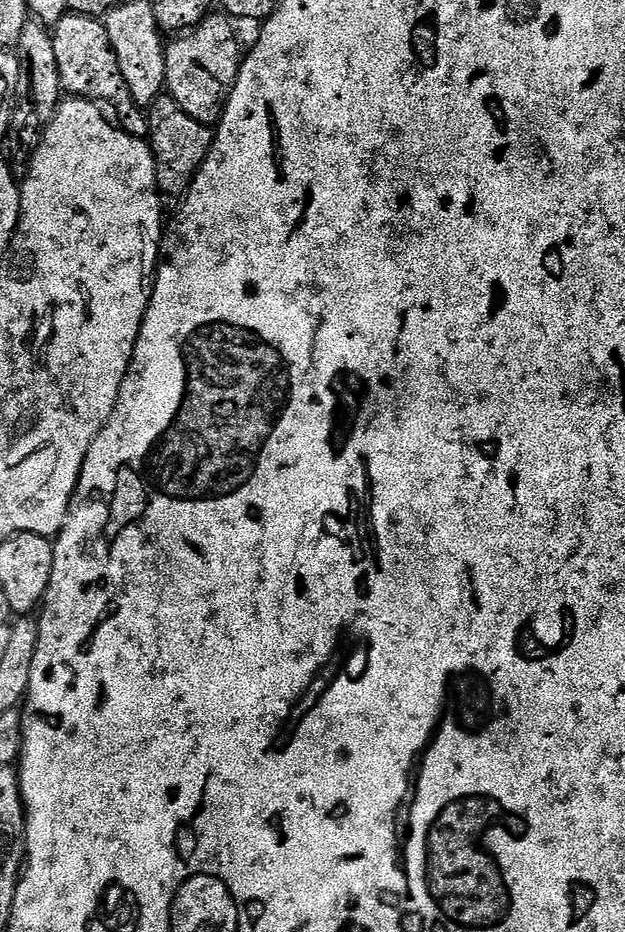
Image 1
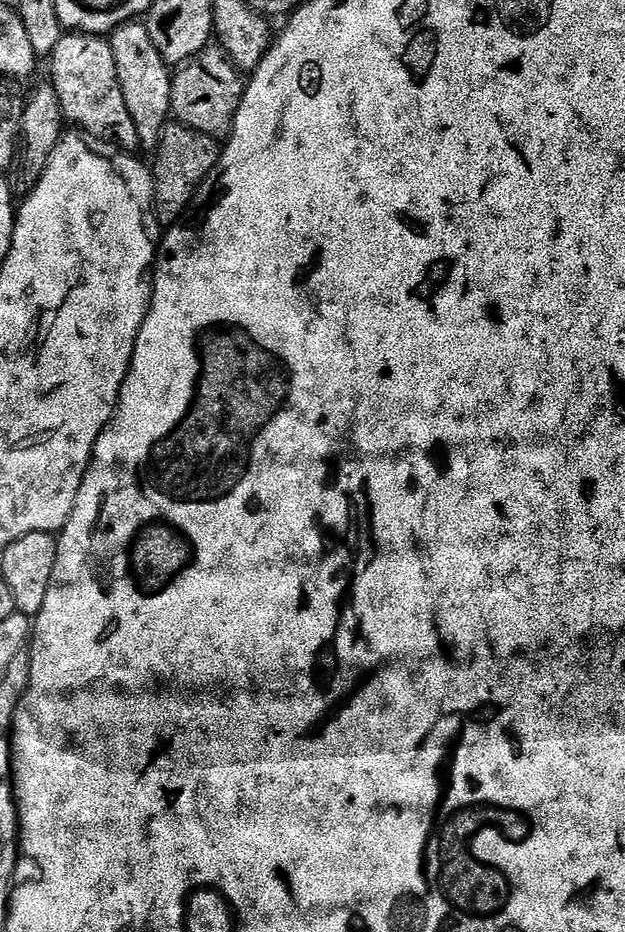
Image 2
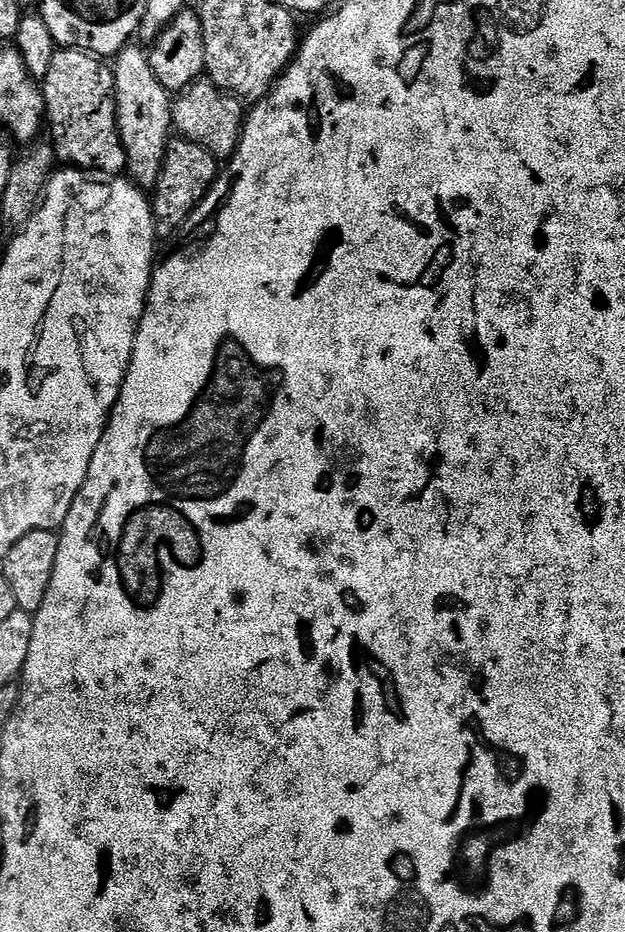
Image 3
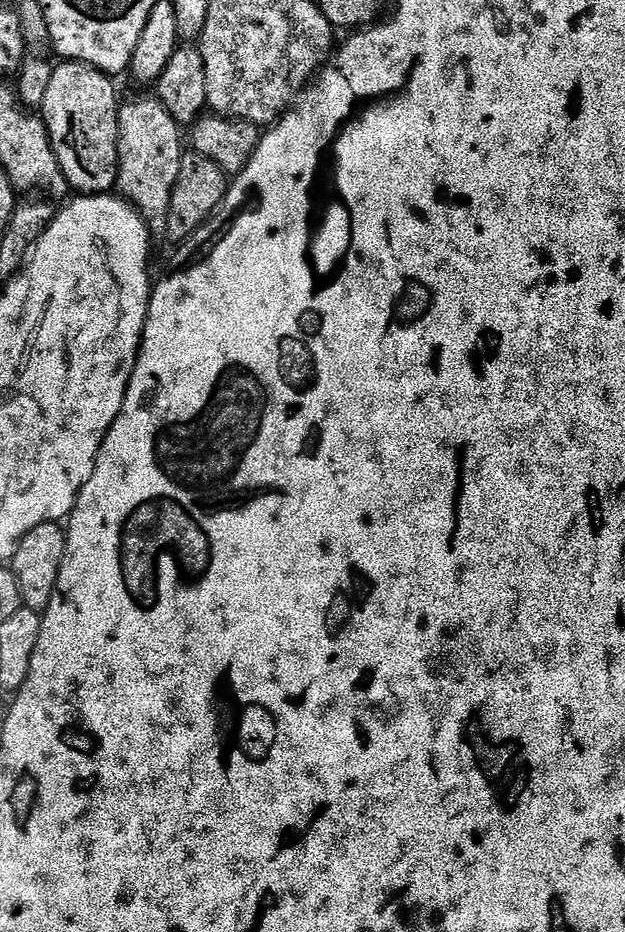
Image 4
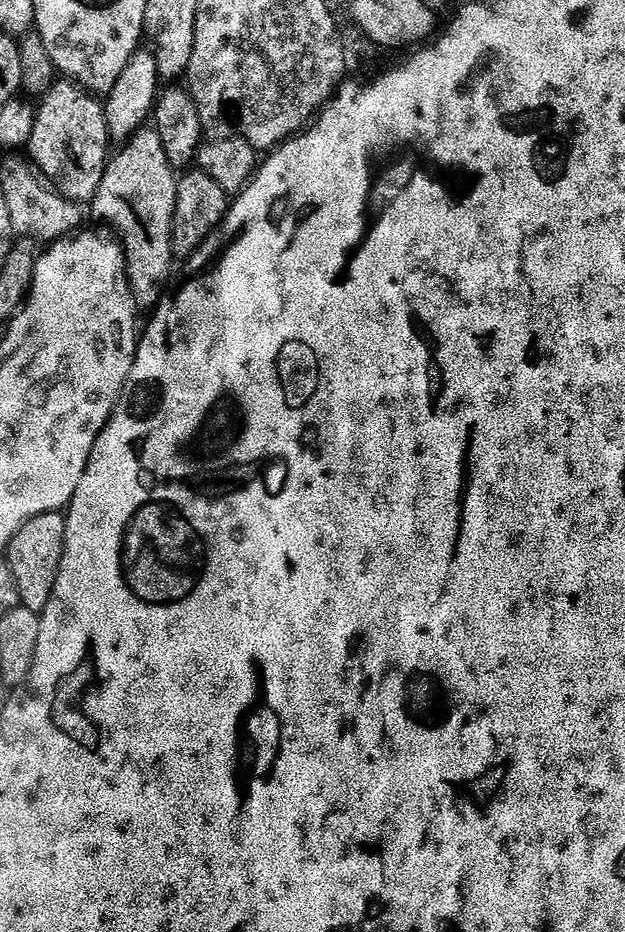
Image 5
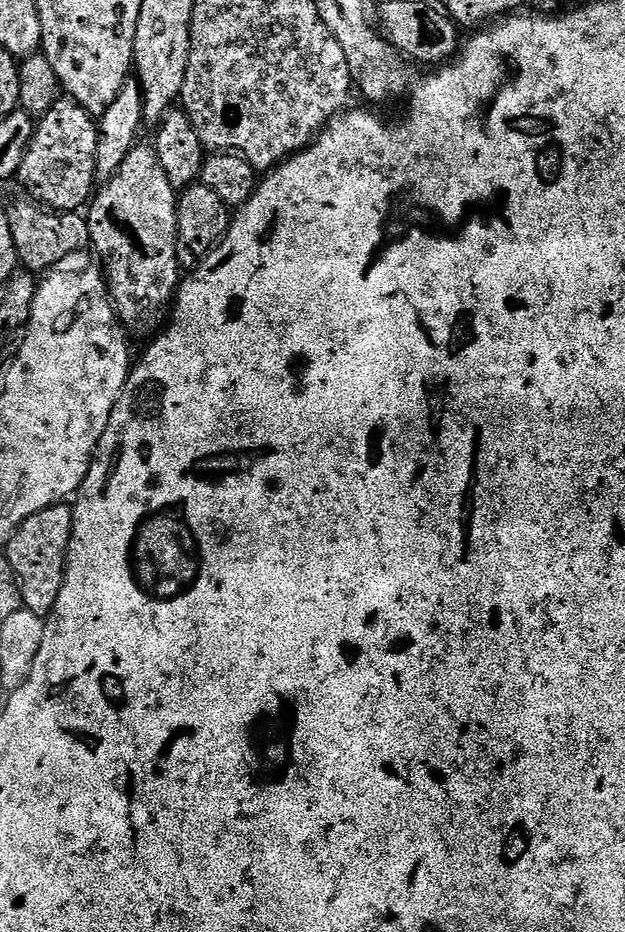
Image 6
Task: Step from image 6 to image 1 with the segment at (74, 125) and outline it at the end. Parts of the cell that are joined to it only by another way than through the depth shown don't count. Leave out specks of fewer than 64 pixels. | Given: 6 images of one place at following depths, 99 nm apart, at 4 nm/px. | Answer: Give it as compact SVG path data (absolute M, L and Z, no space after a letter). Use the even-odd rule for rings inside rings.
M69 14L62 17L52 32L54 58L58 58L60 82L65 93L93 102L116 100L125 95L126 89L118 58L112 49L110 34L103 19L94 16Z

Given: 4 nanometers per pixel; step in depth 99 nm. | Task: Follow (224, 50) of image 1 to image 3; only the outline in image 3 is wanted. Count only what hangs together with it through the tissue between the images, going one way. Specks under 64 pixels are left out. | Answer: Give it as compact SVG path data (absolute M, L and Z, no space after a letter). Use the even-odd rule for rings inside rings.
M201 78L185 88L175 97L172 106L173 129L183 139L210 150L210 154L220 162L227 161L235 154L236 147L240 145L240 133L244 131L245 119L246 108L240 97L224 92L207 78Z

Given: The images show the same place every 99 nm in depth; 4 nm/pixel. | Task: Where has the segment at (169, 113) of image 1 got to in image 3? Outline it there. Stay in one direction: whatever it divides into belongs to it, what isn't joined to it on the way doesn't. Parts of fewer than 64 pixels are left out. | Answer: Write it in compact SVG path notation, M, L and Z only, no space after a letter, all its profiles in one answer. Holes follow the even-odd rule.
M183 138L169 139L162 174L158 174L158 182L150 196L157 237L172 236L180 227L188 224L190 214L204 201L217 175L218 161L210 154L210 150Z

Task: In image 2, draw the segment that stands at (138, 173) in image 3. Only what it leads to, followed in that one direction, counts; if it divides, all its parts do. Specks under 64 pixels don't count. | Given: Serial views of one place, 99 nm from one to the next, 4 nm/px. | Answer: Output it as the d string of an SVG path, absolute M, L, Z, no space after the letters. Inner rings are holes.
M129 22L111 33L110 43L114 62L118 70L118 82L126 98L126 110L134 118L141 145L149 150L155 149L160 142L160 133L169 123L172 110L172 76L169 65L165 64L158 46L154 46L152 33L140 22Z

